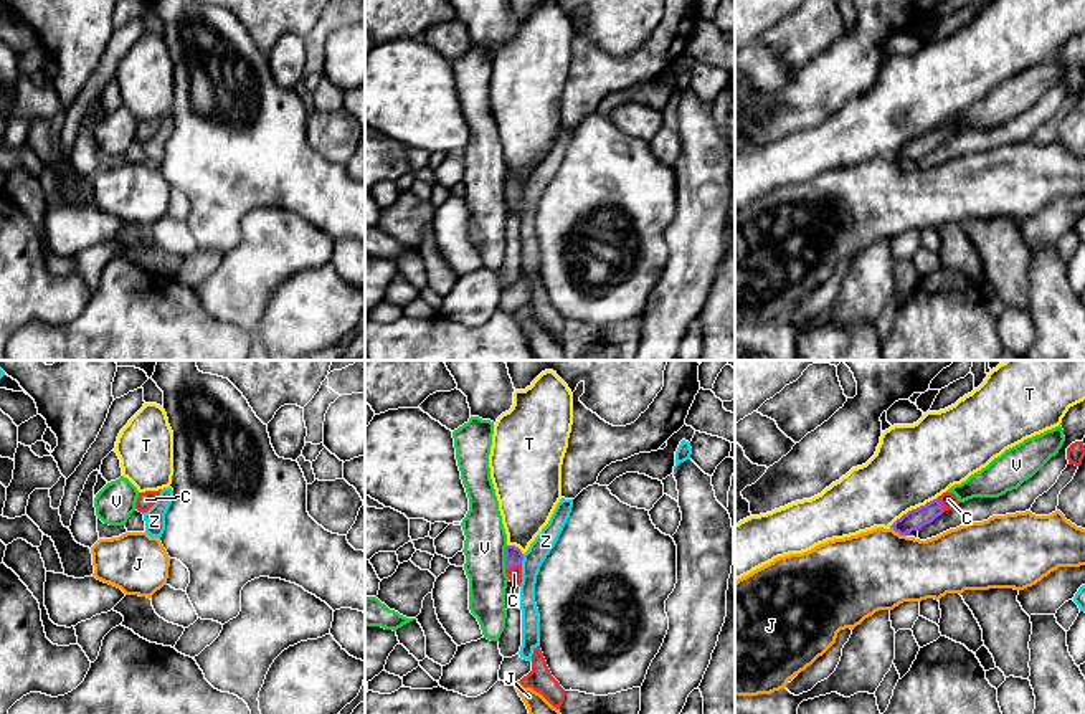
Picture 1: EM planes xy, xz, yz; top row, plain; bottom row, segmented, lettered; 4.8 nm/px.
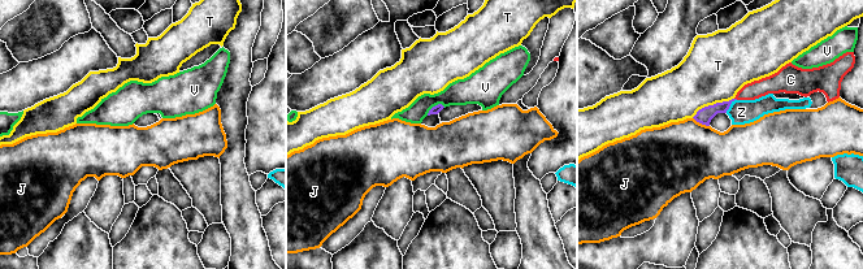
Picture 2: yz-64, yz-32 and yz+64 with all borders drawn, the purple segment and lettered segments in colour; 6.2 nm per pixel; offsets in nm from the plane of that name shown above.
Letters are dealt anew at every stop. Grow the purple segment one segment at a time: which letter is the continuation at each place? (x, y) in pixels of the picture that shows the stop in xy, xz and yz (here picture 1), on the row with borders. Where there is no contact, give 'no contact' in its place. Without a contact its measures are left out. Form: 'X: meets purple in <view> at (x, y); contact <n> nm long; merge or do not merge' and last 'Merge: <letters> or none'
C: meets purple in xz at (512, 566); contact 80 nm long; merge
J: meets purple in yz at (899, 533); contact 80 nm long; do not merge
T: meets purple in yz at (914, 509); contact 260 nm long; do not merge
V: meets purple in xz at (506, 557); contact 110 nm long; do not merge
Z: meets purple in xz at (522, 559); contact 60 nm long; do not merge
Merge: C

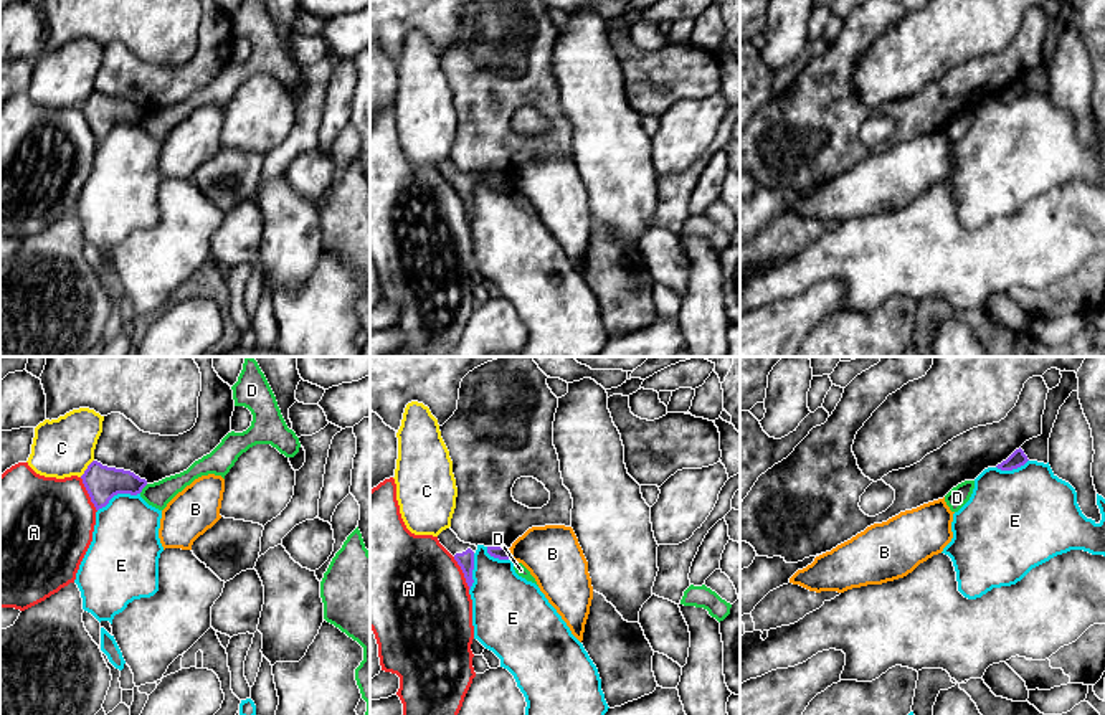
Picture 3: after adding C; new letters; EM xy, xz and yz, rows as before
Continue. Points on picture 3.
A: meets purple in xy at (88, 492); contact 190 nm long; do not merge
B: meets purple in xz at (509, 554); contact 50 nm long; do not merge
C: meets purple in xy at (88, 468); contact 110 nm long; do not merge
D: meets purple in xy at (142, 487); contact 60 nm long; do not merge
E: meets purple in xy at (118, 492); contact 220 nm long; do not merge
Merge: none

